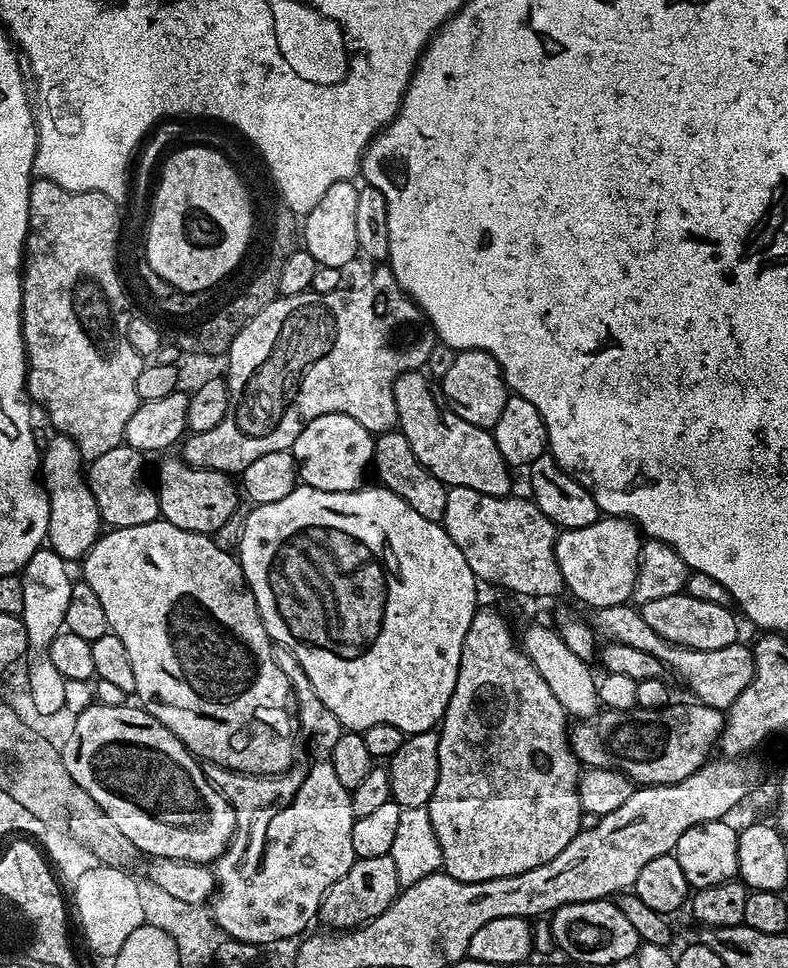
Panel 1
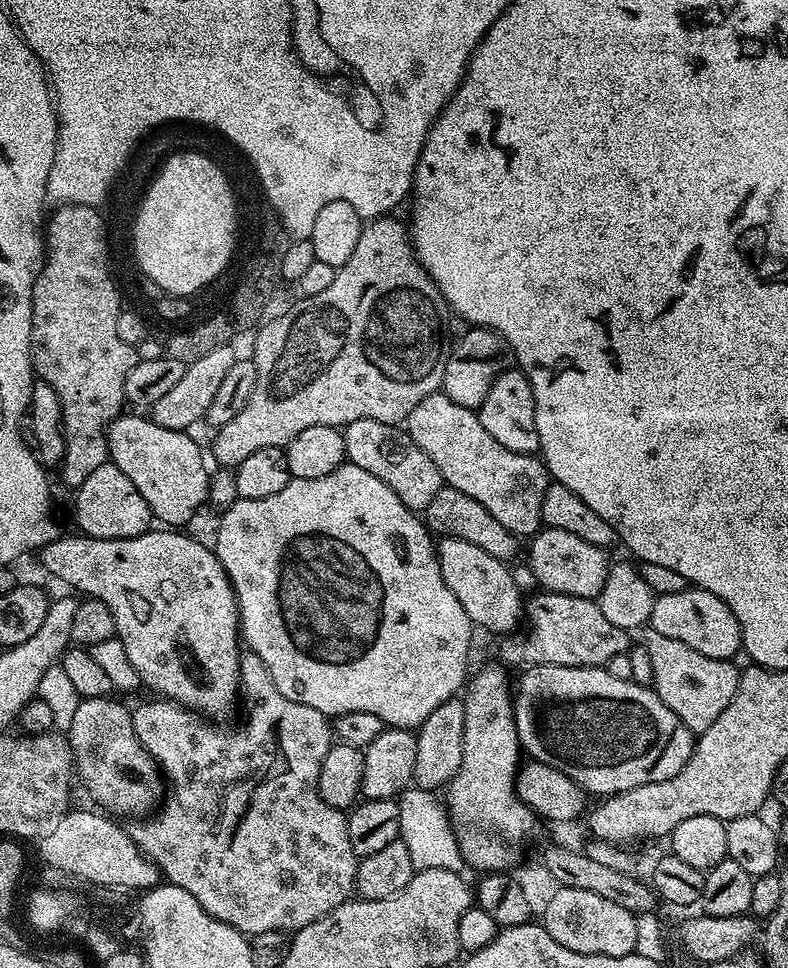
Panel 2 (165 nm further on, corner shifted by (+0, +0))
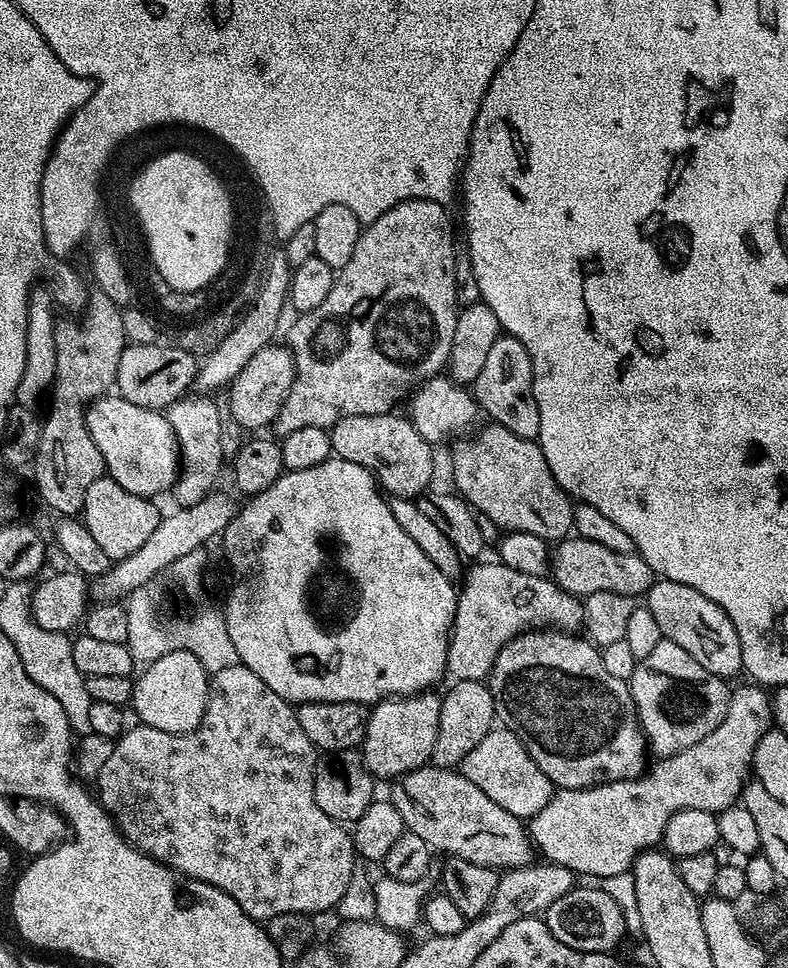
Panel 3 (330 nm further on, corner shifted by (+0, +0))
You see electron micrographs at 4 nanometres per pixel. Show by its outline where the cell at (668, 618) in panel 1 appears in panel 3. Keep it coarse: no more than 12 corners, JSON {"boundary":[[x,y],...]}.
{"boundary":[[657,579],[646,606],[710,674],[741,675],[734,622],[706,594]]}

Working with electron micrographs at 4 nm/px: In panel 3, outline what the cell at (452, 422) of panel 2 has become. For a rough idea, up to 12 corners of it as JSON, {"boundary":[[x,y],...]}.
{"boundary":[[500,424],[451,445],[455,491],[549,542],[574,504],[539,443]]}

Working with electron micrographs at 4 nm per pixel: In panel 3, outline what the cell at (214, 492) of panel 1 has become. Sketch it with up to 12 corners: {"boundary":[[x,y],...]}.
{"boundary":[[119,394],[84,417],[107,475],[156,498],[180,474],[163,411]]}

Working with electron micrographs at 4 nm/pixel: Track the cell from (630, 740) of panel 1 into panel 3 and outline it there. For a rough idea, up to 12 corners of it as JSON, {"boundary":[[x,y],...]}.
{"boundary":[[559,630],[502,646],[497,721],[557,788],[643,776],[629,681]]}

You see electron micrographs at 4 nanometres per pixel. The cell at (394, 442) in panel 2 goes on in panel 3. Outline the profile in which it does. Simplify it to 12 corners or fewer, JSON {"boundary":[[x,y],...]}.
{"boundary":[[407,415],[347,416],[332,450],[393,496],[429,491],[433,445]]}

